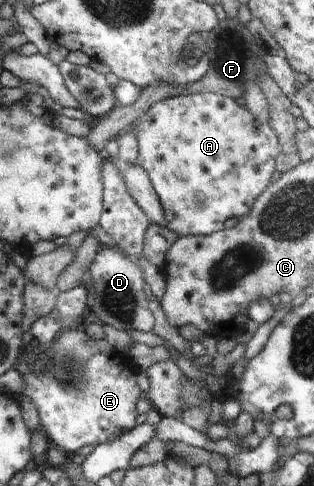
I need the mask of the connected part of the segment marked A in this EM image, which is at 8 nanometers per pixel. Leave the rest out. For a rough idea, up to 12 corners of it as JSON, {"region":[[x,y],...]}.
{"region":[[238,100],[133,124],[163,229],[206,236],[269,187],[280,145]]}

